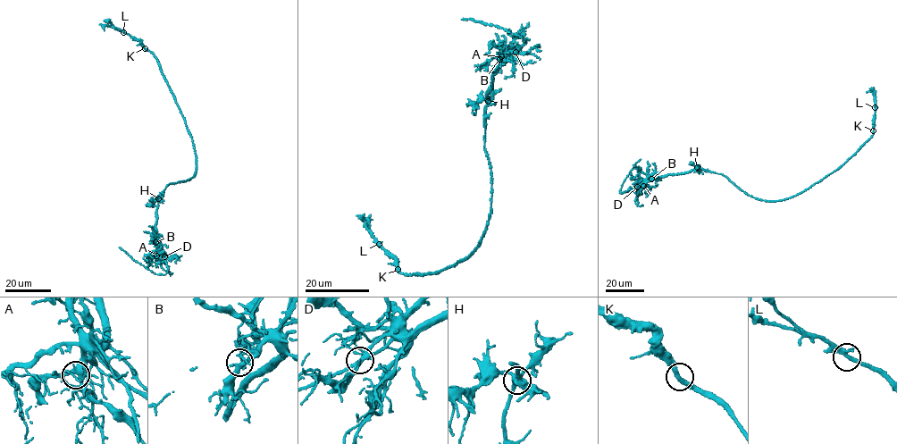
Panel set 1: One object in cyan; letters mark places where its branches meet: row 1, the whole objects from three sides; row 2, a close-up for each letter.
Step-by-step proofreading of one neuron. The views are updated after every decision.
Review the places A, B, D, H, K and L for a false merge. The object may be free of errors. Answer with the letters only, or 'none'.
none

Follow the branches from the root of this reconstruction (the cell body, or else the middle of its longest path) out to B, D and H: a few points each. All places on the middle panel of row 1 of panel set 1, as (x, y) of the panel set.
B: (490, 198), (491, 177), (484, 143), (485, 115), (487, 91), (491, 84), (492, 75), (500, 63), (499, 59)
D: (490, 198), (491, 177), (484, 143), (487, 91), (491, 84), (492, 75), (500, 62), (515, 52)
H: (490, 198), (491, 177), (484, 143), (488, 101)

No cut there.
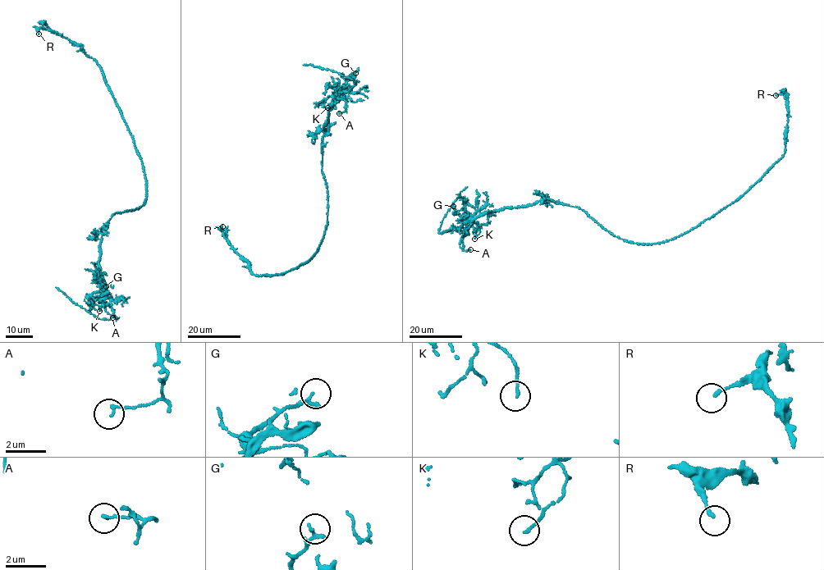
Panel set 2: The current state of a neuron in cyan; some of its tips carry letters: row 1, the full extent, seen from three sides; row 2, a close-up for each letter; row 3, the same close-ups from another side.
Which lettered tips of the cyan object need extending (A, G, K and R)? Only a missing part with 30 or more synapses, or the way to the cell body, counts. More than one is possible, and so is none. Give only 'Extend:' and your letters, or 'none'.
Extend: none

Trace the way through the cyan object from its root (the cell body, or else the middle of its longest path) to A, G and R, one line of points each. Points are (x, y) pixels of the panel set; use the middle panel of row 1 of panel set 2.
A: (327, 212), (323, 127), (340, 93), (346, 101), (345, 111), (339, 113)
G: (327, 212), (327, 195), (322, 166), (323, 125), (328, 111), (335, 100), (342, 96), (346, 80), (355, 73)
R: (327, 212), (324, 237), (312, 258), (285, 273), (267, 275), (253, 275), (229, 244), (222, 226)

